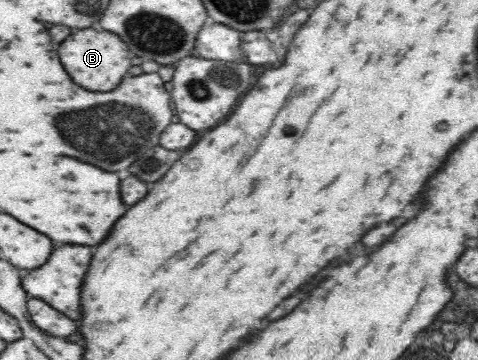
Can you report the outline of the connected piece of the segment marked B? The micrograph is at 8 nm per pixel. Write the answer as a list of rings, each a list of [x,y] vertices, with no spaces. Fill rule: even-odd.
[[[81,29],[69,35],[65,41],[57,43],[57,55],[65,69],[69,71],[69,75],[73,75],[73,79],[77,79],[77,83],[81,83],[83,87],[89,87],[89,91],[109,91],[109,87],[117,87],[117,83],[127,73],[133,77],[143,73],[141,67],[131,68],[127,43],[119,35],[113,35],[109,31]]]

